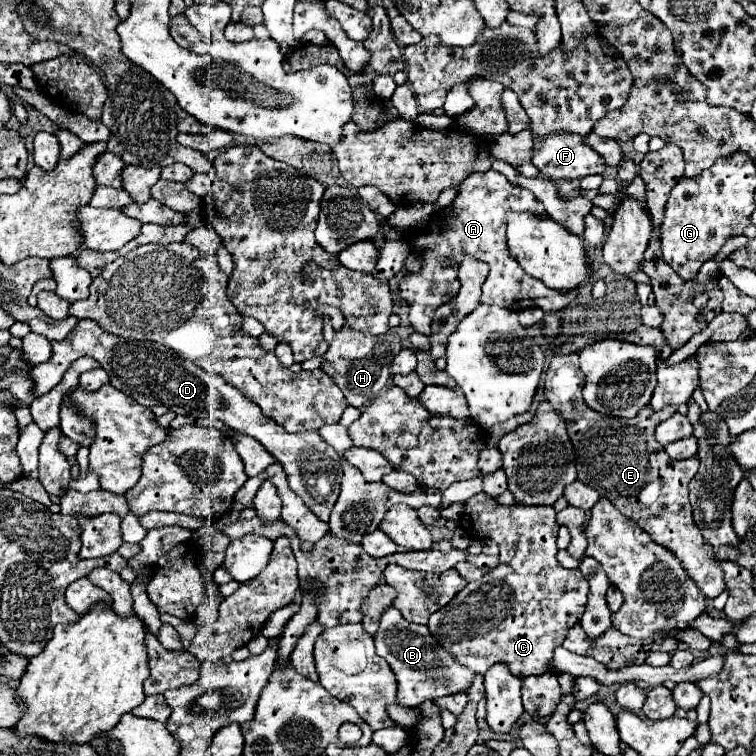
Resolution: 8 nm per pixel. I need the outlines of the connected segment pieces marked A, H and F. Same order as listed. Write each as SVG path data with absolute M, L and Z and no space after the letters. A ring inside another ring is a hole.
M489 170L465 178L459 184L459 196L449 206L435 210L435 214L439 216L431 216L431 222L427 222L423 228L397 228L411 238L411 252L421 260L421 270L407 274L399 286L400 297L409 305L409 322L417 332L429 334L435 308L439 308L439 304L447 304L447 300L453 300L457 296L461 288L457 278L457 266L465 254L481 258L491 268L487 282L483 284L483 304L497 304L515 312L527 308L557 312L575 302L575 290L551 290L543 282L527 276L515 262L515 258L511 258L505 238L507 212L529 212L539 218L549 218L547 212L543 212L543 204L539 204L533 192L513 186L503 174Z
M345 322L345 326L339 332L335 332L333 342L323 356L321 370L333 378L333 382L343 390L347 402L353 408L363 408L371 404L371 400L375 400L387 386L391 378L391 372L389 372L391 360L399 354L401 348L403 348L401 338L393 332L385 332L379 336L363 334L359 330L349 328L349 324Z
M567 132L535 140L533 164L543 176L551 180L579 180L589 174L603 174L603 158L581 140L583 136Z

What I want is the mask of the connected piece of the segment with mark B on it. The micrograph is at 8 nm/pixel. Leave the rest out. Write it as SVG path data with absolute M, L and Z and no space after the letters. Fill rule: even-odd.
M387 608L381 616L379 632L375 636L377 654L387 660L391 670L397 676L397 704L405 708L421 706L427 700L437 700L439 696L467 692L471 680L477 676L475 672L467 670L463 664L451 656L451 652L443 650L443 646L431 636L427 626L419 626L407 622L395 608Z

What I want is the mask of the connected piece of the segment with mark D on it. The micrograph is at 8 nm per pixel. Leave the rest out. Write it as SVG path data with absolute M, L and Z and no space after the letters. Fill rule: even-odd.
M79 320L75 332L67 336L63 342L51 342L53 356L47 364L37 364L29 372L29 378L33 382L33 396L47 394L53 386L59 384L69 364L81 356L95 358L105 372L111 378L111 384L121 390L123 394L131 396L139 404L153 408L155 404L163 404L175 414L183 416L195 416L195 418L219 418L225 420L229 428L235 432L243 432L251 438L255 438L263 448L275 456L275 460L285 468L287 480L291 490L301 496L301 500L313 510L313 514L329 522L329 514L333 510L333 504L339 496L339 484L341 484L341 458L335 450L331 450L329 444L317 434L317 430L309 432L295 432L287 434L275 420L267 418L257 404L247 400L243 392L233 388L231 384L225 384L225 380L219 374L205 372L199 366L195 366L191 360L185 360L177 352L155 344L155 342L133 342L119 336L113 336L99 326L95 326L93 320Z

